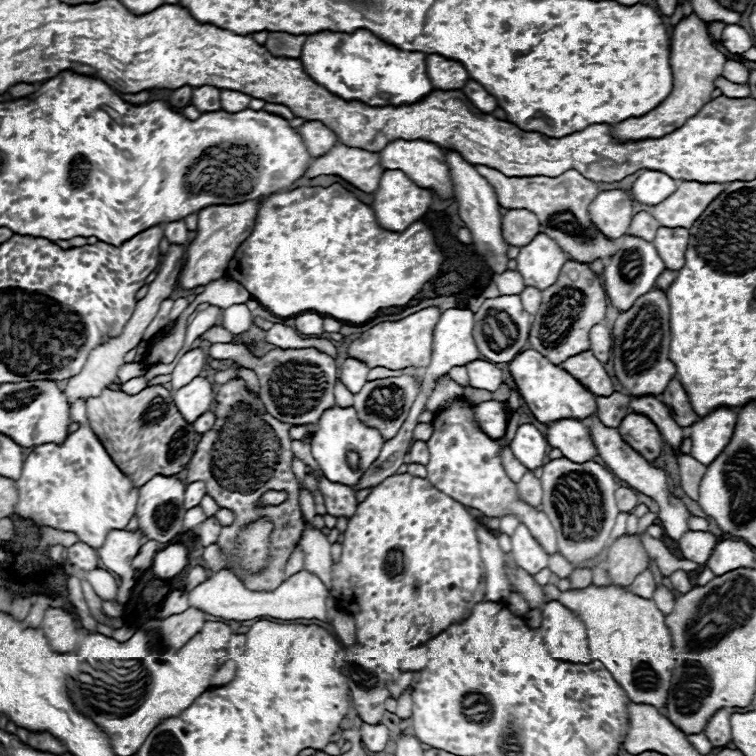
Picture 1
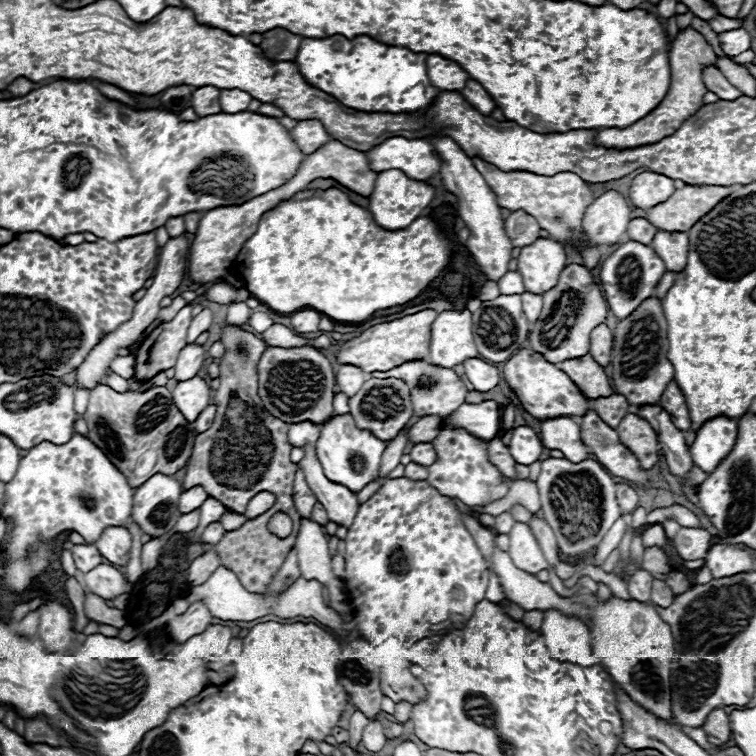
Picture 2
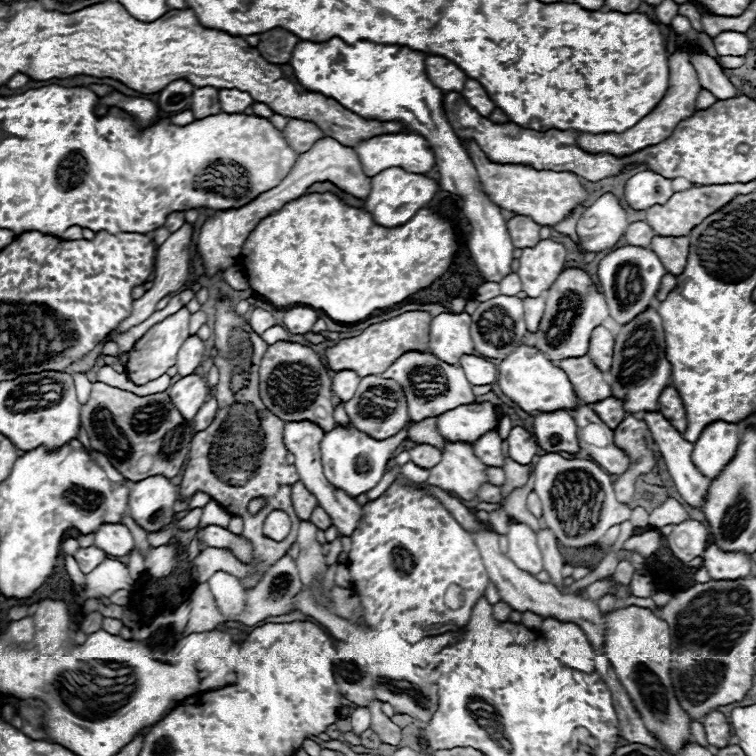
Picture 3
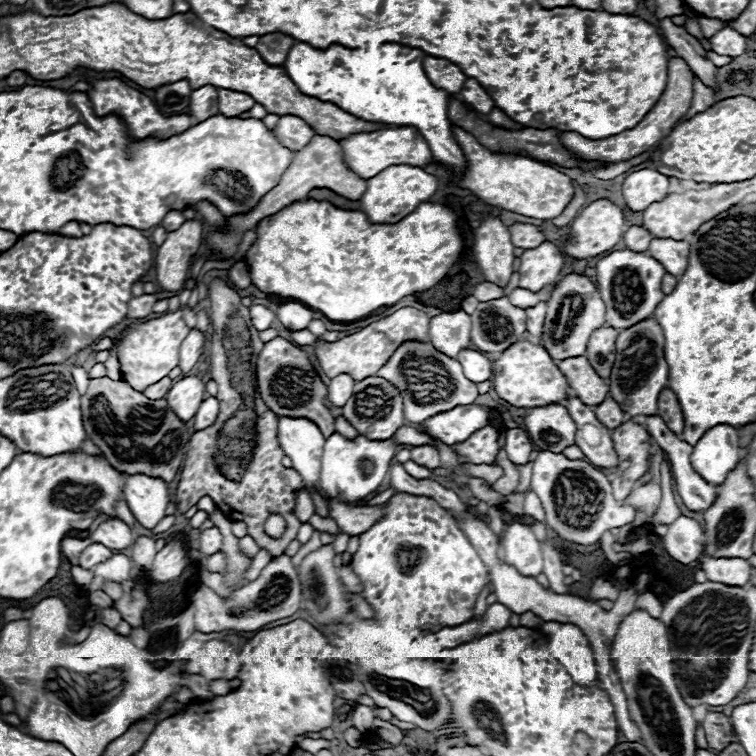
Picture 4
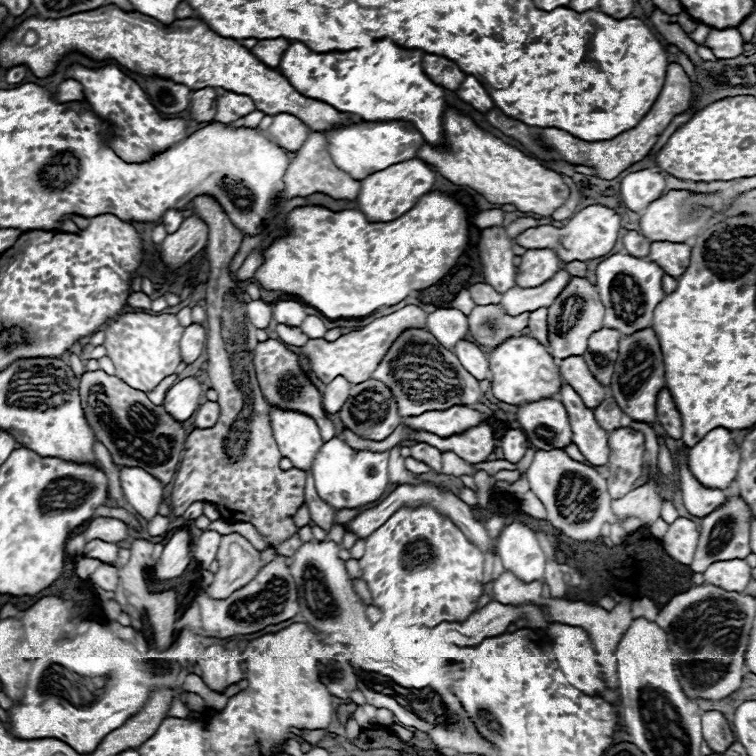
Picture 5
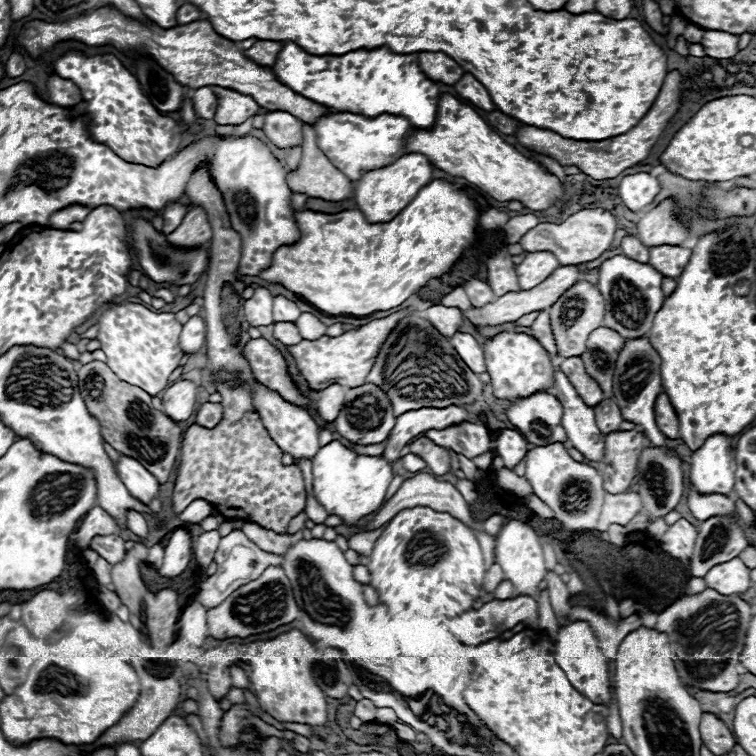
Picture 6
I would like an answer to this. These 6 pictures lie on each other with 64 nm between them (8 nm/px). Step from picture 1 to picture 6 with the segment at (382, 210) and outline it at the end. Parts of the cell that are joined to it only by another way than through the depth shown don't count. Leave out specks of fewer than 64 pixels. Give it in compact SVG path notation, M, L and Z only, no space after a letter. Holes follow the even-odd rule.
M406 154L402 158L398 158L398 162L386 166L386 168L378 168L378 170L370 170L366 172L358 182L356 182L356 190L354 190L354 200L358 204L358 210L362 210L362 214L366 216L368 222L390 222L392 218L396 218L414 198L416 194L430 184L434 178L434 166L430 164L430 160L422 154Z

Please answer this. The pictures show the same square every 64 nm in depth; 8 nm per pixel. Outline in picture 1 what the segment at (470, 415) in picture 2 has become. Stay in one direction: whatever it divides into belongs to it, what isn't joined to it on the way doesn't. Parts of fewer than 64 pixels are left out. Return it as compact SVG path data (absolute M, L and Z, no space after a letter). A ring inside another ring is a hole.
M496 400L482 402L476 408L476 416L478 416L482 430L486 430L486 434L490 434L490 438L504 438L506 436L506 428L508 428L506 404L496 402Z

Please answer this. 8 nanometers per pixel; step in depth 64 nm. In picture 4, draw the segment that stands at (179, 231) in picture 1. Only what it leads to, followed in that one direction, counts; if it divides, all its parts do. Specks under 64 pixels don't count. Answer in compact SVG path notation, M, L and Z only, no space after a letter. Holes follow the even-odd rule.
M170 210L170 214L166 214L166 218L162 220L162 228L166 228L168 232L174 232L174 230L178 230L178 226L182 226L182 222L184 222L186 218L182 216L182 212L180 210Z

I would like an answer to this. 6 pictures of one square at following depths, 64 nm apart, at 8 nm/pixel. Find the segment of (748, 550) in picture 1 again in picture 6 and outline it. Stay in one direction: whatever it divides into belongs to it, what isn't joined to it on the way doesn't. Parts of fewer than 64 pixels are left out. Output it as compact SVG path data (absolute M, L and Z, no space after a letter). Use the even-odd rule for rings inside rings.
M732 558L712 566L704 580L708 588L718 590L720 594L742 594L750 588L750 568L740 558Z

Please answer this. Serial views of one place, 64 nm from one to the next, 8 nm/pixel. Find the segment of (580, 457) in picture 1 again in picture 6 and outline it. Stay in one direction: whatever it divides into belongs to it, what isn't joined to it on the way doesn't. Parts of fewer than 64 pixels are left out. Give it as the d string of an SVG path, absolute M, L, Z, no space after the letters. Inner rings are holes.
M538 392L530 398L512 402L508 420L534 446L548 446L554 442L564 444L568 440L562 426L562 404L552 394Z

